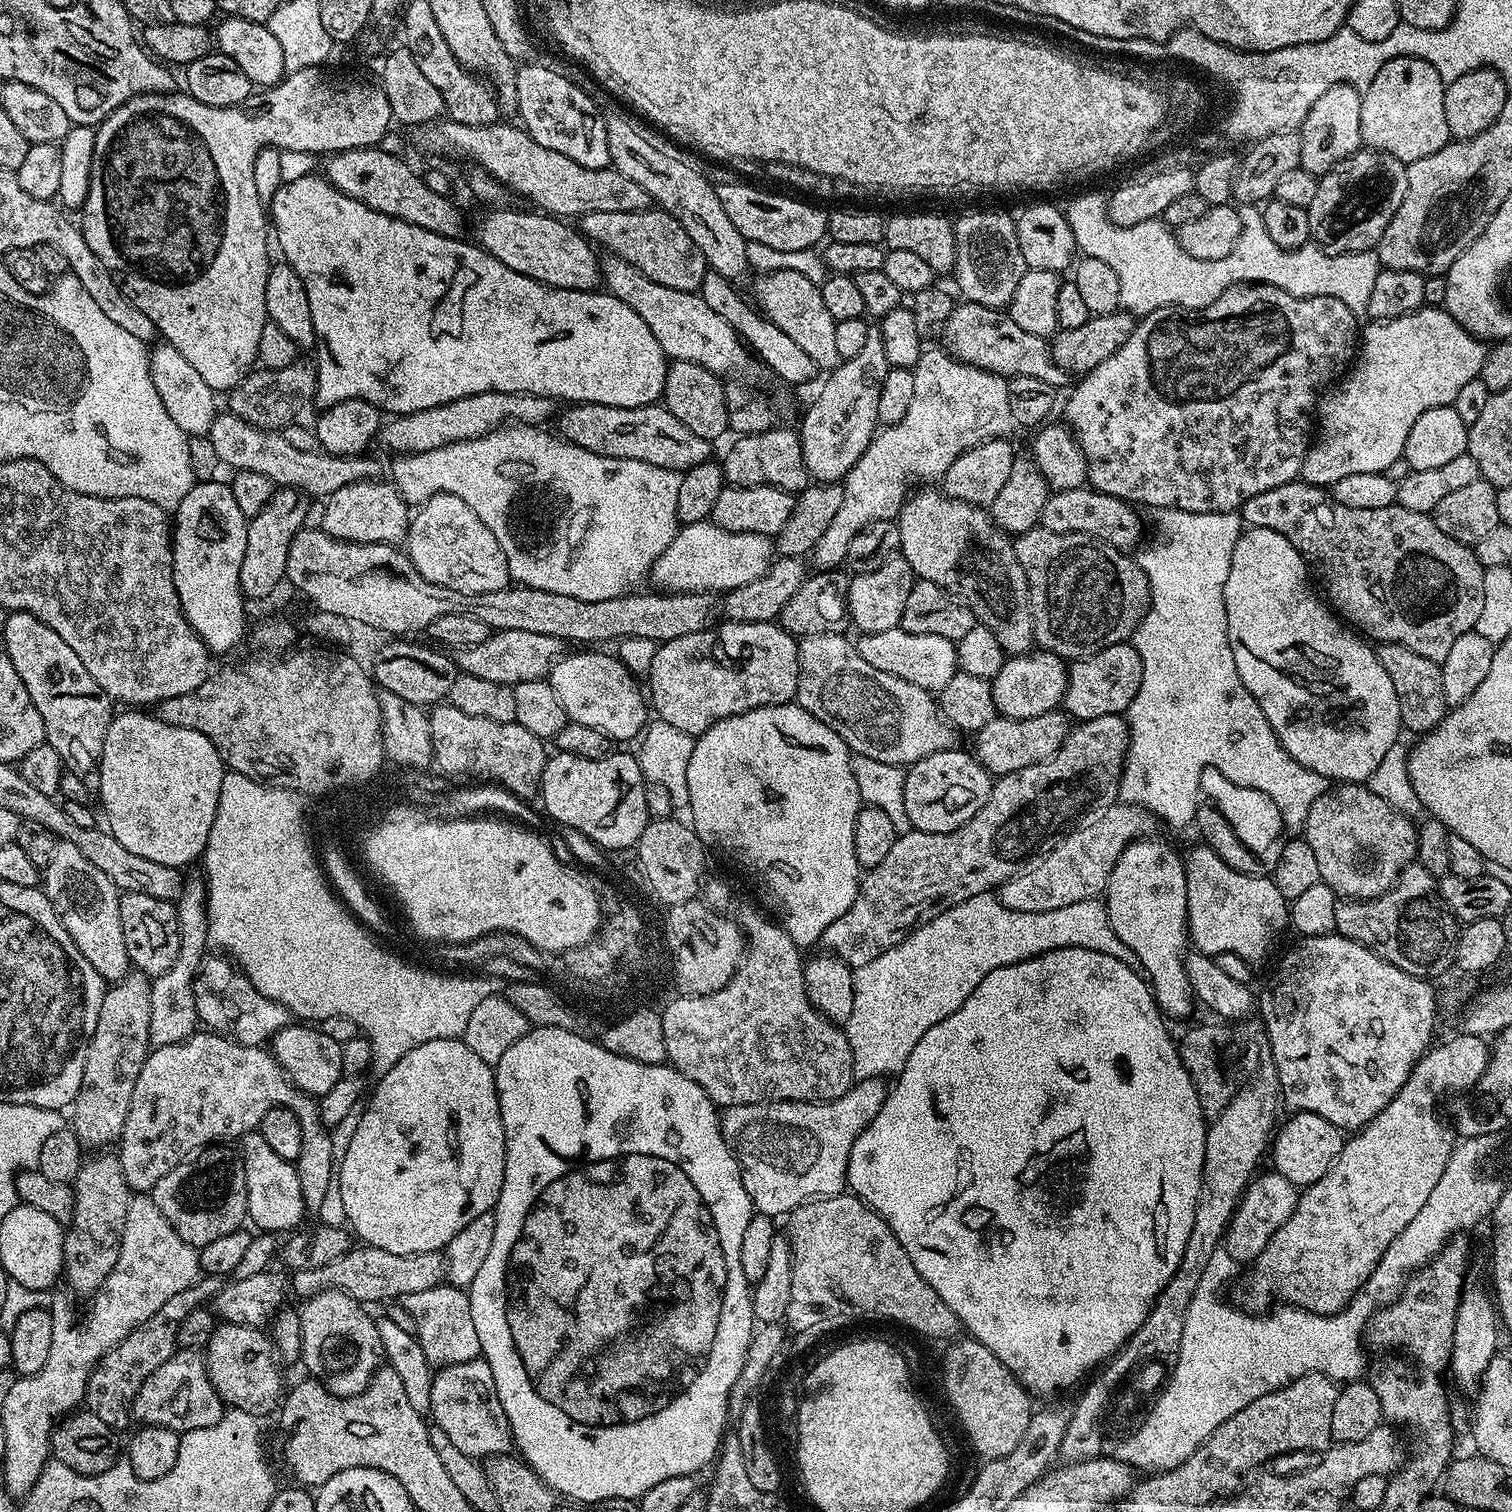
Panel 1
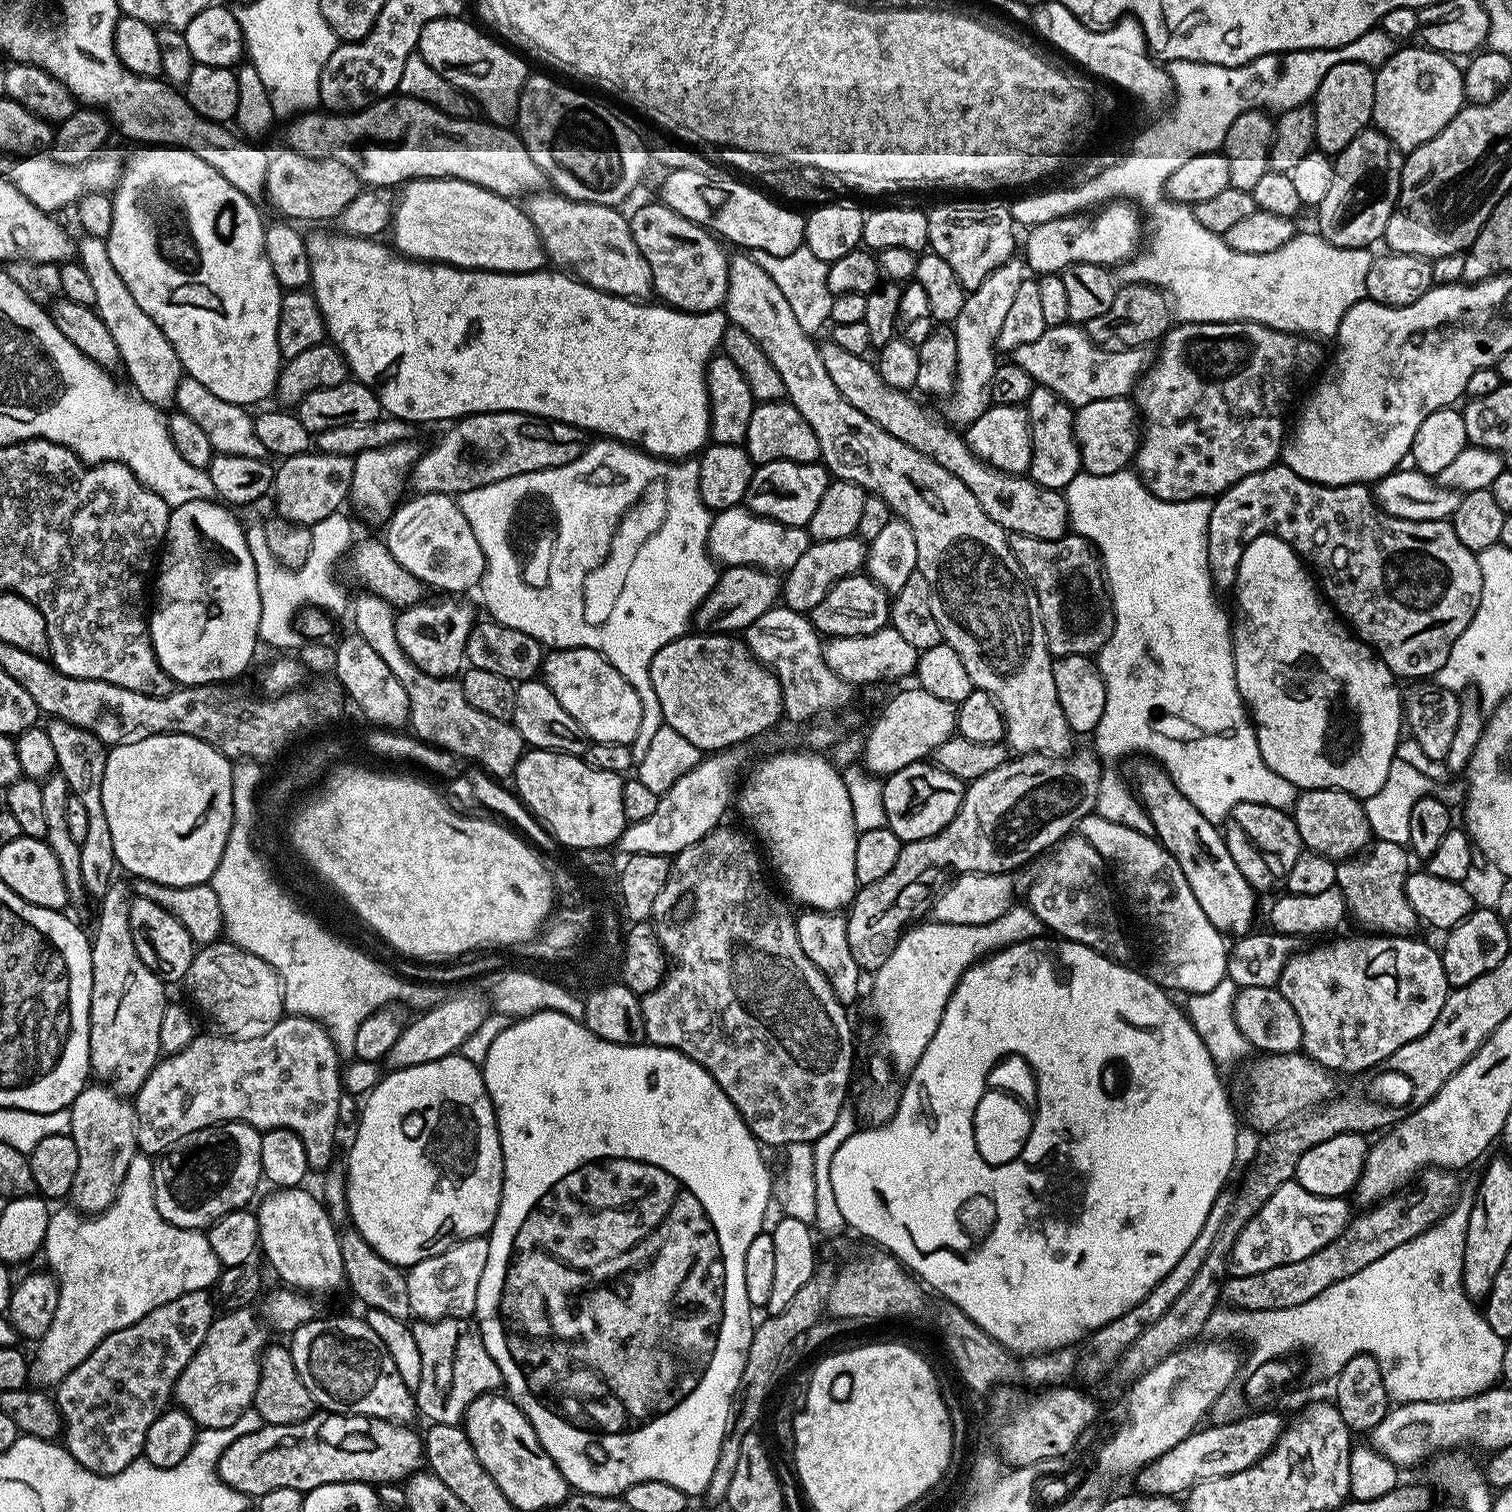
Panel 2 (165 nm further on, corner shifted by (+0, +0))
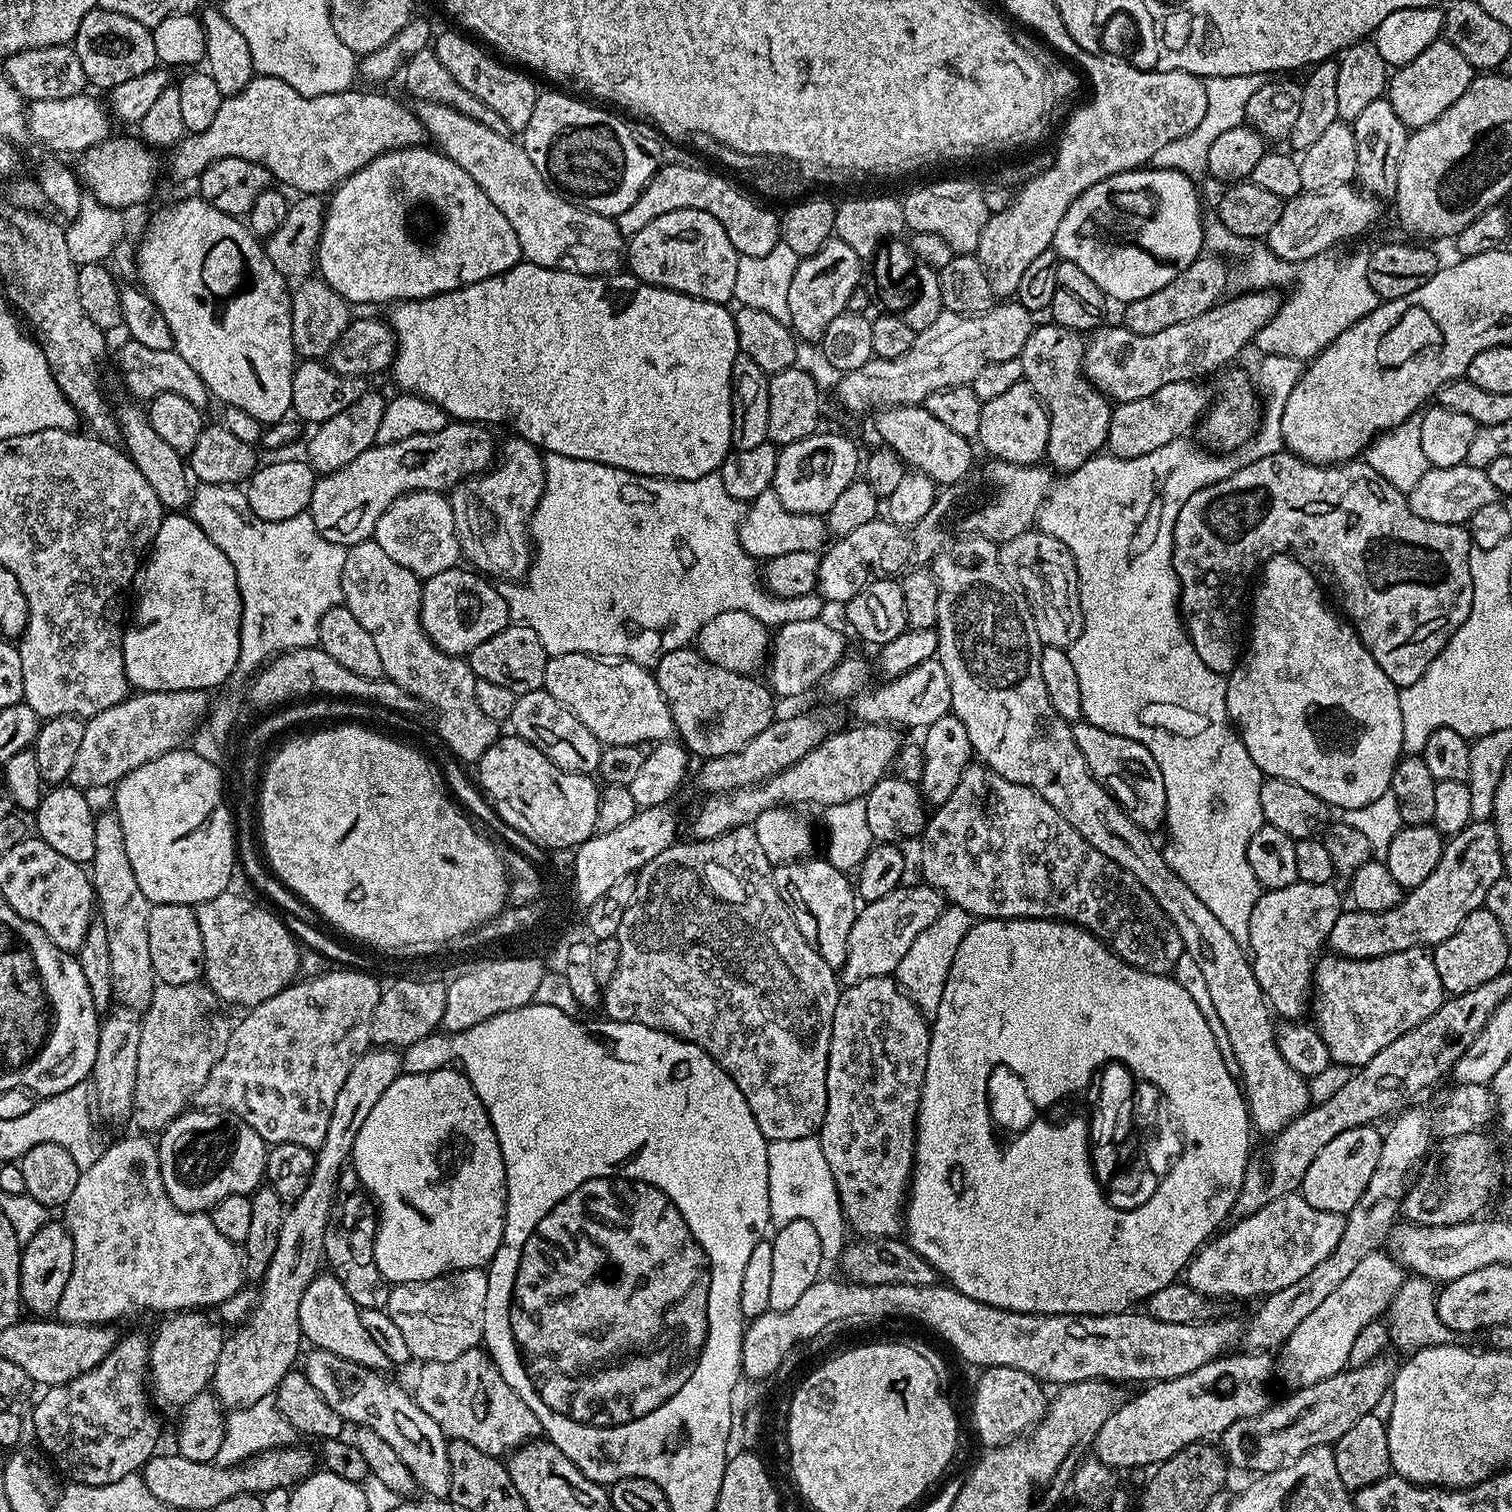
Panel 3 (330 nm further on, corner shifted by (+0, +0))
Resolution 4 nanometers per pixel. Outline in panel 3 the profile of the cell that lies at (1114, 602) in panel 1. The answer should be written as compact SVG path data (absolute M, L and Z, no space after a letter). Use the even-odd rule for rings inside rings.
M1029 530L1003 541L998 551L1000 565L1022 589L1032 609L1032 621L1041 645L1067 650L1071 644L1078 642L1084 615L1080 605L1078 570L1072 551L1058 542L1058 538L1039 530Z

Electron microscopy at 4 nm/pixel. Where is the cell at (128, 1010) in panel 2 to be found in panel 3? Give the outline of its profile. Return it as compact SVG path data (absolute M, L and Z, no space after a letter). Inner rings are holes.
M115 811L100 812L94 826L94 858L90 865L92 889L98 901L98 916L106 926L106 938L110 941L110 970L112 971L112 995L117 1005L133 1010L147 1008L154 987L154 973L150 962L150 905L146 894L138 887L138 878L130 866L130 857L126 854L126 838L122 838L122 826Z

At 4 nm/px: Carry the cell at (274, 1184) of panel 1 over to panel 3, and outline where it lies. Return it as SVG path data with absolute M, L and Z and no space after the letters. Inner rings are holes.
M317 1274L306 1286L306 1292L302 1294L302 1302L298 1306L301 1337L307 1343L309 1340L312 1348L330 1350L330 1354L338 1354L338 1358L358 1362L358 1366L363 1368L384 1370L384 1367L389 1367L390 1362L386 1354L382 1354L382 1349L376 1345L374 1338L366 1334L362 1327L360 1310L350 1294L346 1294L346 1286L342 1286L336 1276Z

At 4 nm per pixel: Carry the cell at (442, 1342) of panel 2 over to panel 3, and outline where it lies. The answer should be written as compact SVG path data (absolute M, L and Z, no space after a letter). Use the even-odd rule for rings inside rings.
M483 1347L466 1350L450 1362L421 1363L419 1368L415 1402L438 1422L445 1437L470 1442L470 1446L478 1446L478 1450L500 1458L541 1435L534 1410L502 1378L498 1366Z

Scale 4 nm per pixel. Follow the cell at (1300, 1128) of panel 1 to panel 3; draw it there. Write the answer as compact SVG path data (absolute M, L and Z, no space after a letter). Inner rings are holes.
M1363 1124L1354 1130L1342 1130L1338 1138L1331 1140L1322 1151L1310 1162L1310 1170L1306 1170L1306 1178L1302 1178L1298 1189L1314 1210L1326 1210L1347 1214L1362 1198L1366 1186L1370 1186L1370 1178L1374 1168L1378 1166L1378 1156L1382 1154L1384 1141L1381 1129L1371 1124Z

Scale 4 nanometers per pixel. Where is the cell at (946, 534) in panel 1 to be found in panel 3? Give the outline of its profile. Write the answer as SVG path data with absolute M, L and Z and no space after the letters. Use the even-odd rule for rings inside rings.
M964 538L961 540L964 541L961 544L954 545L953 548L945 547L930 565L932 577L938 588L938 618L936 619L935 627L938 634L936 656L940 661L942 670L946 670L946 678L950 682L951 715L957 716L962 722L962 726L966 726L966 734L970 734L970 746L977 761L982 762L984 767L989 768L991 772L997 772L1002 778L1006 778L1010 782L1021 784L1030 790L1034 790L1043 800L1050 802L1050 806L1054 806L1054 810L1058 810L1058 814L1062 814L1062 818L1066 818L1066 822L1070 822L1070 826L1074 826L1074 830L1078 830L1078 834L1082 834L1082 838L1086 838L1086 842L1090 842L1090 846L1094 846L1094 850L1098 850L1098 854L1106 854L1106 858L1110 858L1110 862L1118 862L1118 866L1122 866L1122 870L1134 874L1134 878L1138 878L1138 882L1142 882L1142 886L1146 886L1146 890L1150 890L1150 898L1154 898L1154 902L1158 902L1158 906L1162 906L1162 910L1166 910L1166 918L1170 918L1170 922L1174 922L1178 934L1182 934L1184 950L1190 954L1190 957L1194 958L1194 961L1198 962L1198 967L1202 970L1203 977L1206 978L1207 989L1210 990L1210 997L1211 1001L1214 1002L1215 1011L1217 1011L1219 1018L1222 1018L1223 1025L1226 1026L1230 1048L1232 1048L1233 1058L1236 1060L1238 1076L1242 1081L1242 1094L1248 1105L1251 1127L1255 1131L1257 1128L1264 1135L1264 1138L1275 1136L1276 1133L1283 1130L1292 1120L1302 1115L1310 1106L1308 1096L1309 1081L1305 1077L1298 1075L1290 1066L1290 1062L1286 1062L1286 1058L1282 1058L1282 1050L1278 1050L1274 1013L1268 1001L1264 999L1264 991L1258 986L1258 978L1254 978L1252 962L1245 945L1234 942L1234 937L1222 927L1222 922L1218 922L1218 918L1214 918L1214 914L1210 914L1210 910L1203 904L1202 898L1198 898L1198 894L1194 894L1194 890L1190 890L1190 886L1186 886L1186 882L1182 882L1182 878L1178 878L1178 874L1174 874L1174 870L1170 870L1163 851L1158 847L1158 844L1156 848L1155 842L1148 837L1151 836L1149 829L1139 828L1121 810L1120 803L1104 789L1103 784L1092 777L1092 772L1086 766L1086 758L1082 758L1082 750L1078 750L1078 746L1074 742L1072 724L1067 720L1063 720L1058 714L1058 710L1054 710L1054 706L1050 706L1050 694L1046 694L1046 686L1042 683L1042 666L1040 665L1040 650L1042 645L1032 621L1032 609L1029 608L1023 591L1018 590L1017 585L1013 583L1008 573L1000 565L1000 553L993 541L983 538Z

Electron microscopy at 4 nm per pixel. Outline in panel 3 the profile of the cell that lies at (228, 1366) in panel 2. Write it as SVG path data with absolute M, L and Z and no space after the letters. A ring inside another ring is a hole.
M372 1046L360 1055L358 1062L354 1062L354 1067L351 1068L350 1075L346 1077L346 1082L342 1082L342 1090L338 1090L338 1098L334 1102L334 1110L330 1114L326 1138L322 1138L322 1146L315 1149L314 1174L310 1174L310 1183L306 1186L302 1198L291 1201L282 1218L282 1231L278 1233L278 1246L274 1250L274 1258L270 1258L270 1266L266 1270L263 1280L258 1284L258 1303L252 1309L247 1321L241 1323L233 1331L237 1332L225 1339L222 1354L218 1354L218 1366L214 1366L210 1388L225 1409L249 1408L254 1406L254 1402L258 1402L258 1398L273 1395L277 1386L282 1382L282 1378L286 1378L286 1374L297 1367L298 1357L301 1355L300 1344L302 1345L298 1306L302 1302L302 1294L306 1292L306 1286L322 1268L326 1222L330 1218L338 1178L344 1173L346 1165L351 1161L354 1138L358 1138L358 1130L362 1130L362 1125L370 1115L370 1110L374 1110L374 1102L378 1102L378 1098L382 1098L382 1094L386 1094L386 1090L390 1090L390 1086L401 1074L402 1056L397 1049Z

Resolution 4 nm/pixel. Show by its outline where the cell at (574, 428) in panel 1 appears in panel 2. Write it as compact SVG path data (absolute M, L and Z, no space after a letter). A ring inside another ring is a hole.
M476 412L473 416L464 416L455 421L440 436L440 441L433 448L425 447L410 473L412 492L441 492L447 496L476 490L490 482L502 482L518 474L530 474L547 468L557 468L581 459L586 433L582 428L575 428L566 422L542 420L529 412Z

